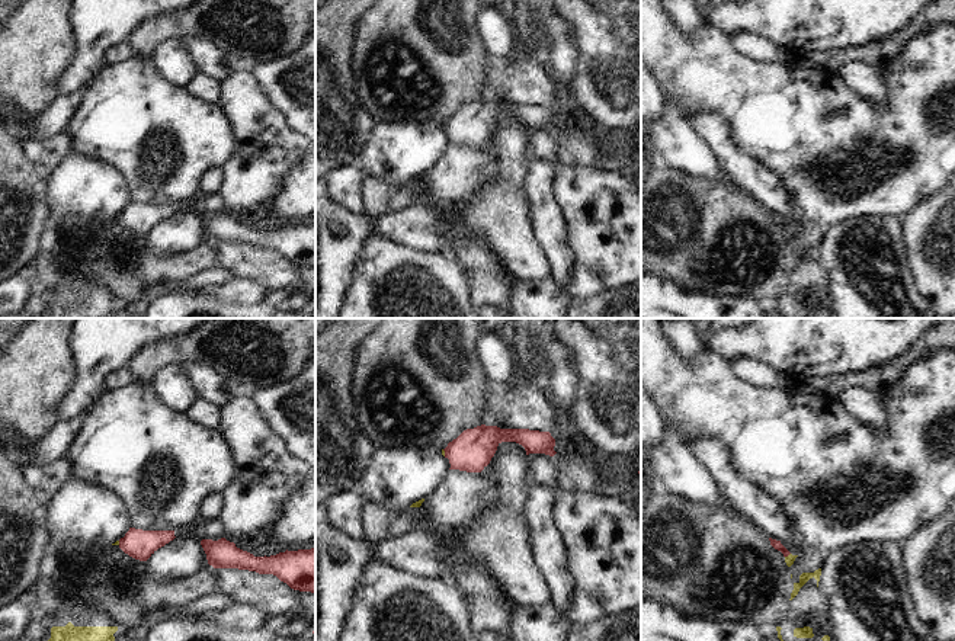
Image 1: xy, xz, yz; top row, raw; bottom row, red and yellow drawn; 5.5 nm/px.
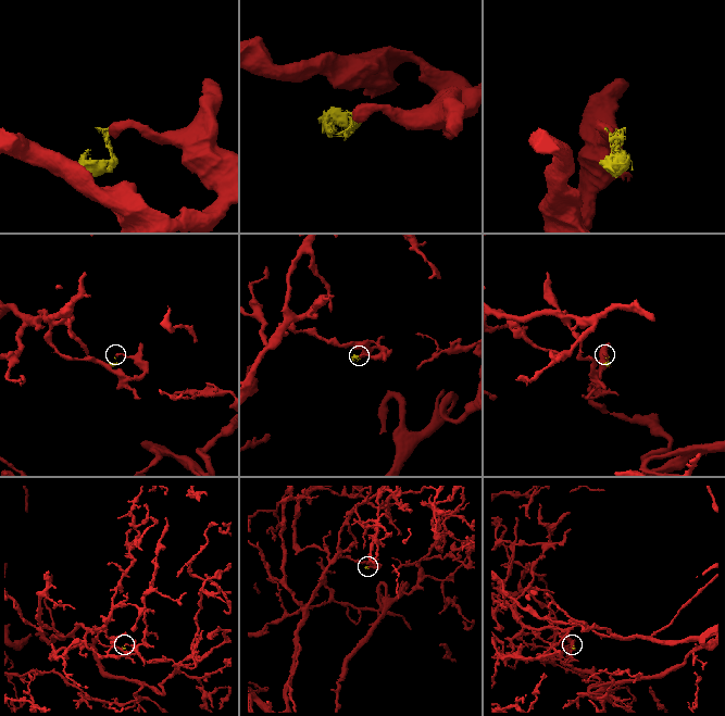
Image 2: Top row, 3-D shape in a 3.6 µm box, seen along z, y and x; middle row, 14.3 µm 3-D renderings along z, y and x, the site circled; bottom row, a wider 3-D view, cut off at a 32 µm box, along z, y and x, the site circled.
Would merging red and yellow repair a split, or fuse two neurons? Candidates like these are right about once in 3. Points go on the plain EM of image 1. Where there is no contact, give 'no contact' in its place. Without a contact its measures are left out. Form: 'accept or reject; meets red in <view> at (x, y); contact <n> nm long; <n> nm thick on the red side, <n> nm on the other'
reject; meets red in xz at (445, 127); contact 40 nm long; 220 nm thick on the red side, 20 nm on the other

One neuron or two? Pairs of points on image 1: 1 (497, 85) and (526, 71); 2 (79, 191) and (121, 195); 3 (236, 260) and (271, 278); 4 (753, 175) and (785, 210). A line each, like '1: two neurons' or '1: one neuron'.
1: one neuron
2: one neuron
3: one neuron
4: one neuron

